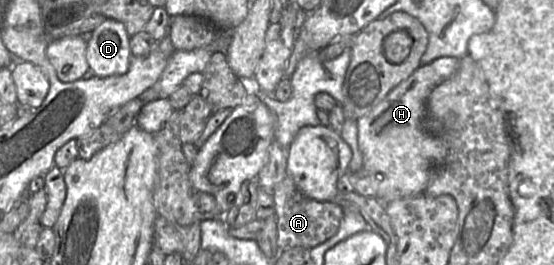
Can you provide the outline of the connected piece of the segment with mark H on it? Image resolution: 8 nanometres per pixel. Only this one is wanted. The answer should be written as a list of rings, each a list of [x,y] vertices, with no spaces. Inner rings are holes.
[[[441,57],[421,65],[376,107],[358,119],[358,146],[363,168],[378,179],[376,199],[384,205],[395,199],[423,193],[432,179],[432,171],[445,161],[445,141],[426,132],[422,120],[429,93],[456,72],[459,61],[460,58],[456,57]]]

